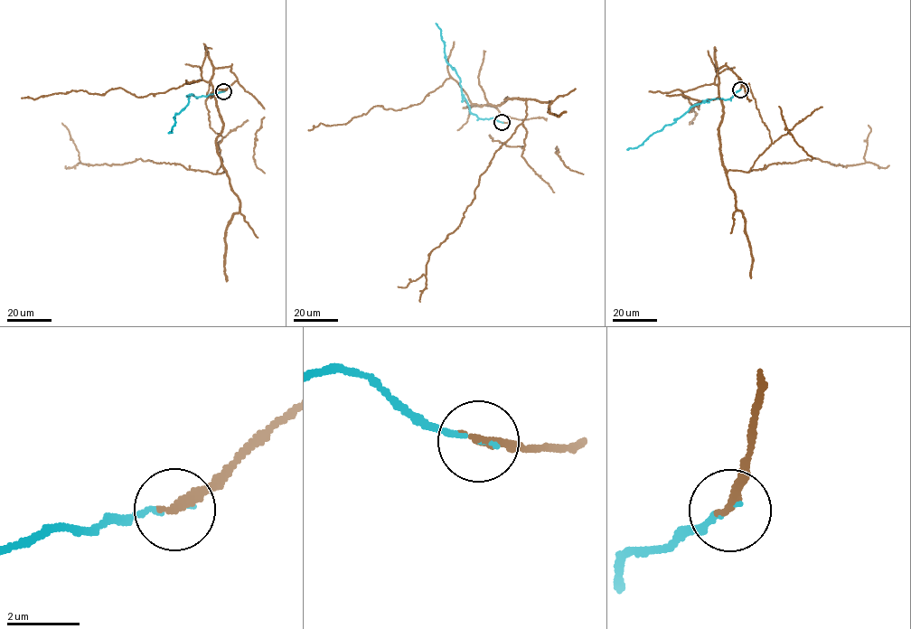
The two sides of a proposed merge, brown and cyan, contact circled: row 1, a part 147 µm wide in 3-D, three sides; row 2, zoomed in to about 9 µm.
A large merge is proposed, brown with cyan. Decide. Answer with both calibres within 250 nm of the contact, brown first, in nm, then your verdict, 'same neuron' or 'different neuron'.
280 nm thick on the brown side, 90 nm on the other; same neuron

